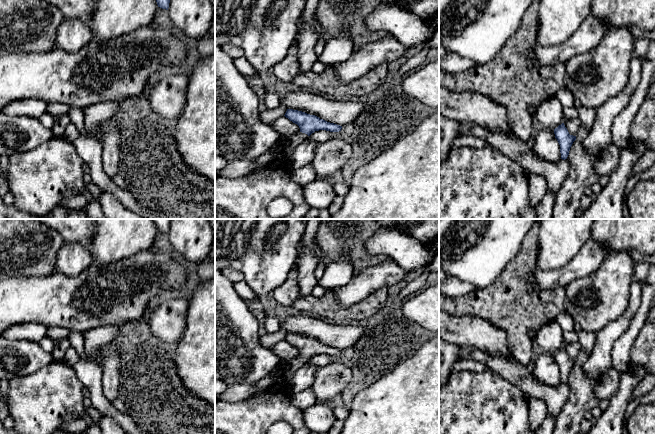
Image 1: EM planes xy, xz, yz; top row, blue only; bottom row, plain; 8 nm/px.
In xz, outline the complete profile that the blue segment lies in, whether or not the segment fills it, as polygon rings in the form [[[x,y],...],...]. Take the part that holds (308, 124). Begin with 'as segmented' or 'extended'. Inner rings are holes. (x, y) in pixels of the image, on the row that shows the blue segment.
extended; [[[287,109],[285,115],[293,123],[297,124],[300,128],[298,133],[291,135],[283,150],[284,154],[289,156],[295,147],[302,141],[309,138],[315,131],[326,130],[330,132],[339,132],[342,126],[327,122],[315,115],[310,115],[302,111]]]

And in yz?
extended; [[[564,123],[554,129],[555,138],[560,145],[561,159],[567,159],[573,142],[577,139],[583,141],[591,132],[590,128],[581,125],[576,136],[570,135]]]

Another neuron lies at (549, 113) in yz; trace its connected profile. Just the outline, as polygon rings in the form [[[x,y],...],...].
[[[554,96],[537,106],[535,117],[544,128],[554,130],[564,122],[563,107]]]

